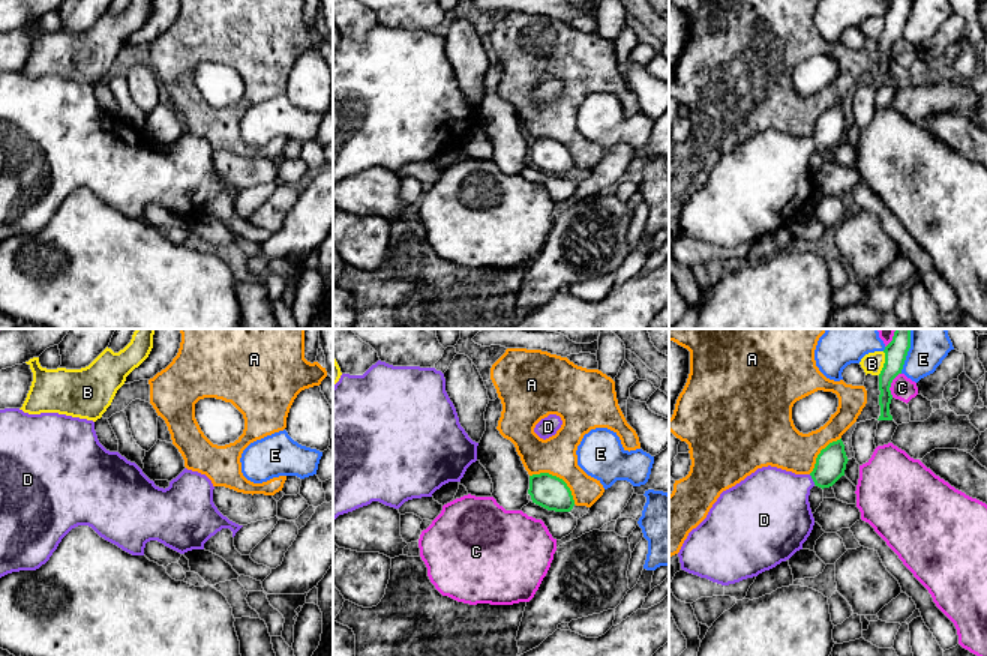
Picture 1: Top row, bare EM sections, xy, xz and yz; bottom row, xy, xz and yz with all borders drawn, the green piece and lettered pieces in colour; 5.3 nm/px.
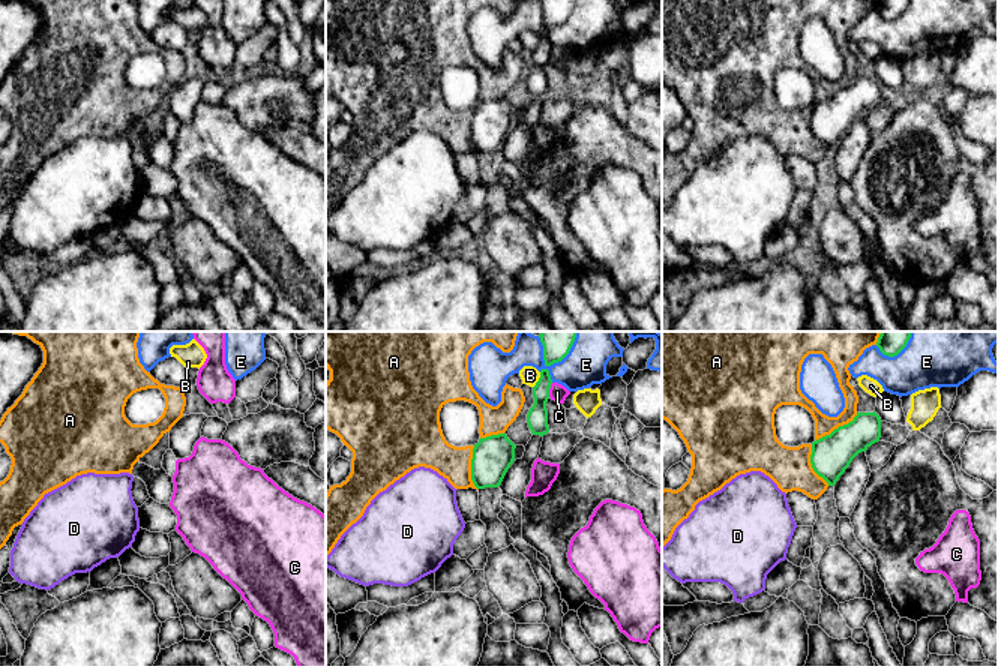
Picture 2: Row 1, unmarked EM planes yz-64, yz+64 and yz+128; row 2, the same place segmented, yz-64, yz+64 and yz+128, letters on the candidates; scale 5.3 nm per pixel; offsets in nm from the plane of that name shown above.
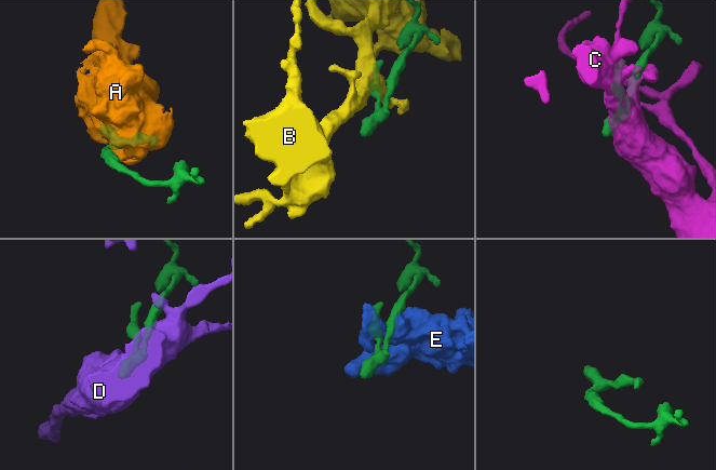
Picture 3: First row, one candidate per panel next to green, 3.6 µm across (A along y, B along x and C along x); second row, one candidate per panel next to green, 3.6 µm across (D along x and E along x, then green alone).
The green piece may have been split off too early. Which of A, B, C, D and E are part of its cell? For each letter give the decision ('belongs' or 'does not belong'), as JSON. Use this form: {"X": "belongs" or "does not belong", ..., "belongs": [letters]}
{"A": "does not belong", "B": "does not belong", "C": "does not belong", "D": "belongs", "E": "does not belong", "belongs": ["D"]}

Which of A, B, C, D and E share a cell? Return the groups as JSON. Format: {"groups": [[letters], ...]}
{"groups": [["A"], ["B"], ["C"], ["D"], ["E"]]}

